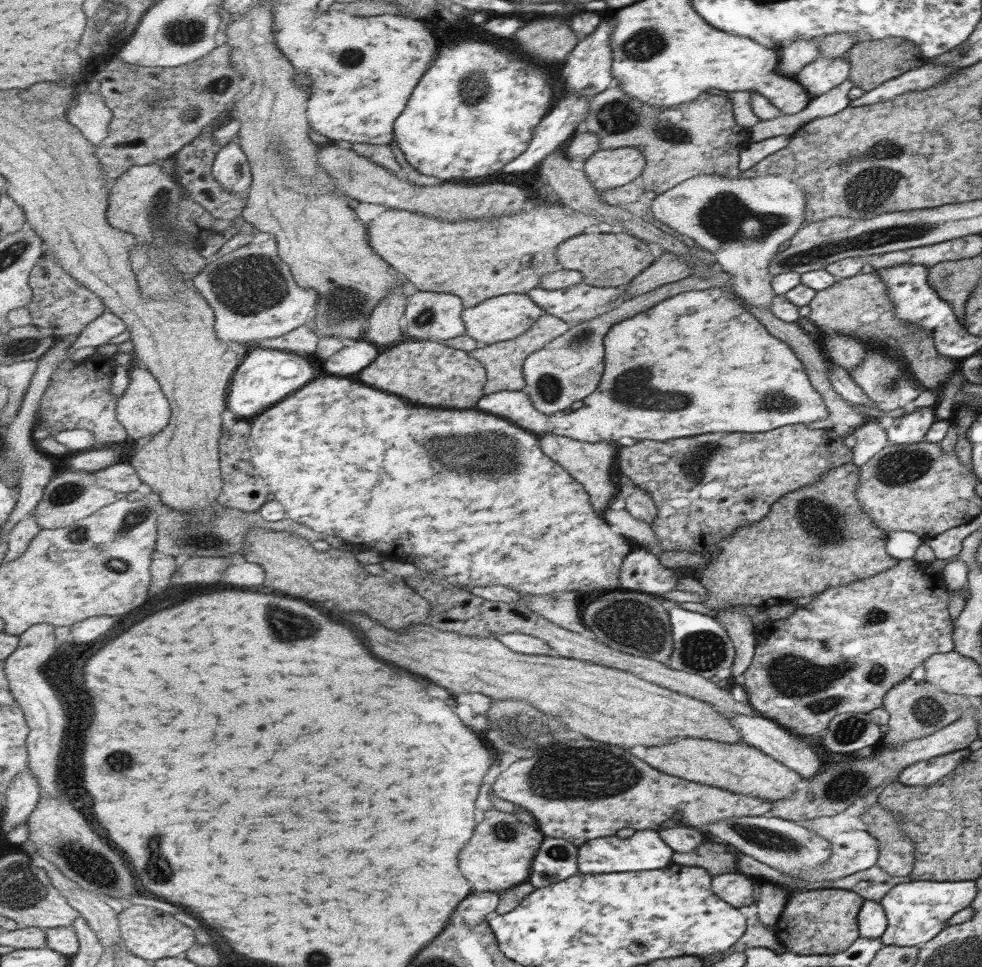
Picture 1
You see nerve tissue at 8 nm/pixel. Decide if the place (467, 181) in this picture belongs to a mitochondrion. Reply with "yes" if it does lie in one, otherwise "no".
no

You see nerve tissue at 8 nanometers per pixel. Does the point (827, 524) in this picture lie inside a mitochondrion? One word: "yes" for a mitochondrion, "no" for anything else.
yes

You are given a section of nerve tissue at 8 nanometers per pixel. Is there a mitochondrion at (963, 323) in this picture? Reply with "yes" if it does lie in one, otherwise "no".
no

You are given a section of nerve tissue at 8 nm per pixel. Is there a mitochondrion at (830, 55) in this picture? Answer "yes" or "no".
no

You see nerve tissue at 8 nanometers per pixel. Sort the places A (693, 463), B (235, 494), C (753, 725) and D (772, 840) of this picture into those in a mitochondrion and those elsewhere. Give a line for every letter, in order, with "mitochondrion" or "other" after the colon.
A: mitochondrion
B: other
C: other
D: mitochondrion

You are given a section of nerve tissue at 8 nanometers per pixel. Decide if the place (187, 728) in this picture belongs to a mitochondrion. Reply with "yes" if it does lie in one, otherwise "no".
no

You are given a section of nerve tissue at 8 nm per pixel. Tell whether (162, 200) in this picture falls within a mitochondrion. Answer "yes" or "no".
yes

